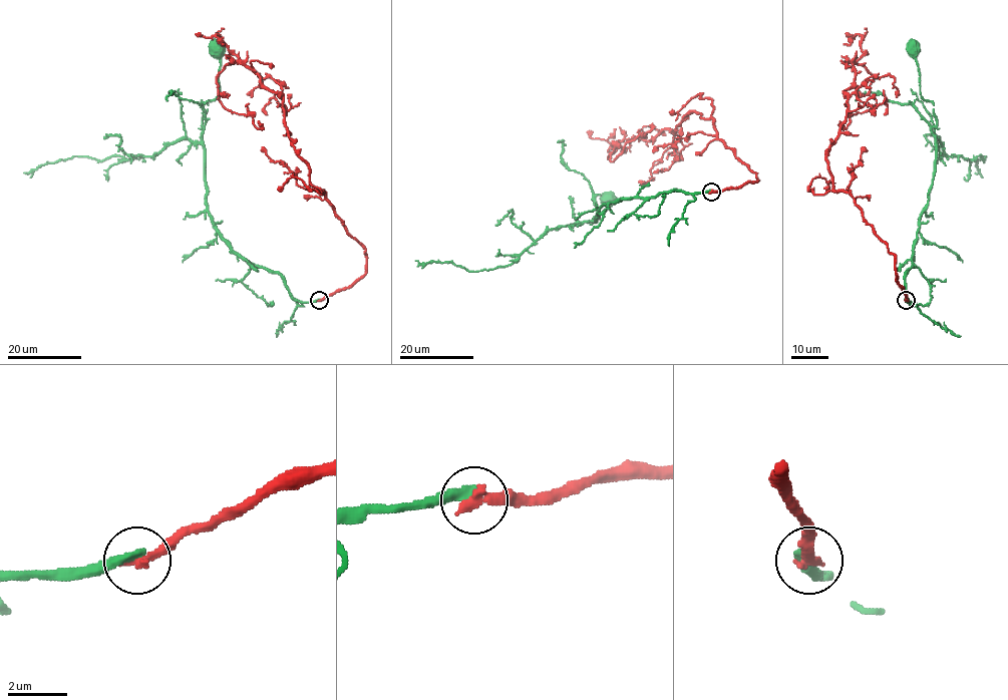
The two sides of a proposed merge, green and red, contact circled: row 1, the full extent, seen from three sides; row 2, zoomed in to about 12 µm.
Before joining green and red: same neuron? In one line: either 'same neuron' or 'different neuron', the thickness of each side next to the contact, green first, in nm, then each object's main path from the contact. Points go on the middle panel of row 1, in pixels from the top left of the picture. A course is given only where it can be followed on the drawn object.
different neuron; calibres 340 and 380 nm; course green (711, 192), (672, 191), (654, 197), (617, 199), (604, 205), (593, 222), (612, 205), (607, 200); course red (711, 192), (757, 179), (699, 113), (685, 114), (673, 133), (626, 138), (608, 158), (650, 124)

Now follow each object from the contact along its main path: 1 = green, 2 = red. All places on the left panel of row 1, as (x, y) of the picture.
1: (320, 300), (297, 301), (280, 275), (241, 258), (207, 206), (202, 117), (220, 90), (216, 48)
2: (320, 300), (365, 273), (365, 248), (310, 181), (282, 96), (230, 62), (217, 76), (220, 102), (258, 121)

